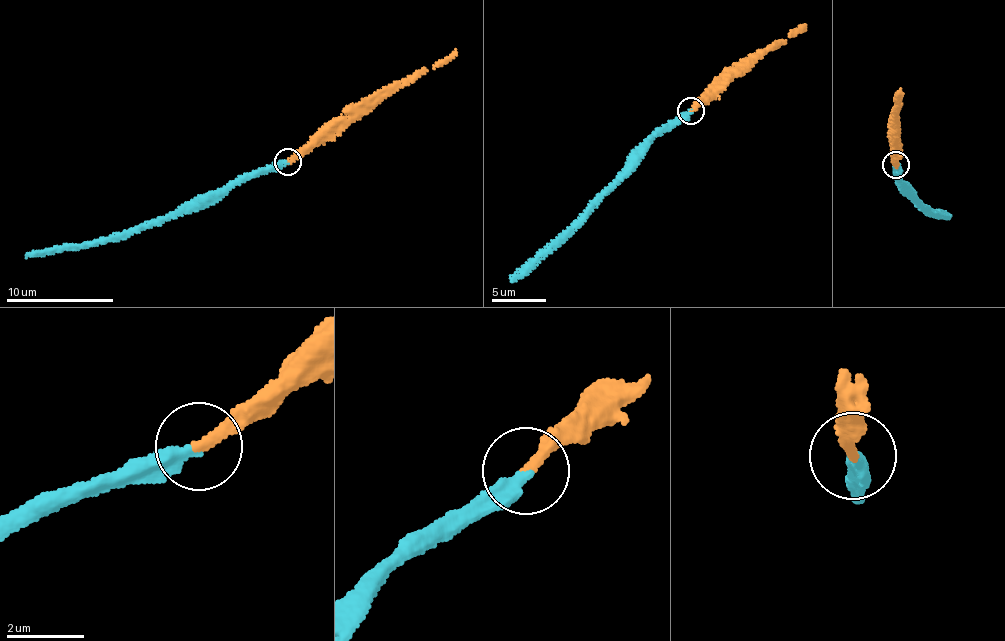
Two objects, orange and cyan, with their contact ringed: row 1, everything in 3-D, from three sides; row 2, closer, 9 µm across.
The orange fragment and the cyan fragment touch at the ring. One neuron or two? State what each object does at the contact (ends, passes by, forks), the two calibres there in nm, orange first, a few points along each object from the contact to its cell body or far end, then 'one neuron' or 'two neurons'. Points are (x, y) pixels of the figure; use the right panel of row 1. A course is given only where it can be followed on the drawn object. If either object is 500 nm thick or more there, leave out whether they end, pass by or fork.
orange ends; cyan ends; calibres 280 and 360 nm; course orange (895, 164), (900, 129), (895, 114), (901, 105), (900, 88); course cyan (895, 164), (899, 179), (917, 203), (930, 214), (944, 212), (949, 218); one neuron

